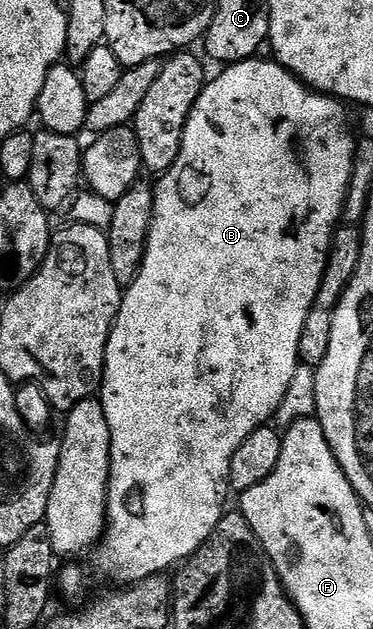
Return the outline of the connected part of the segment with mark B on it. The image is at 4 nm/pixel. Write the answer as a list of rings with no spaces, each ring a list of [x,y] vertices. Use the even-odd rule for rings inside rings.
[[[252,59],[249,61],[238,61],[235,65],[228,65],[215,78],[208,80],[203,86],[201,95],[185,123],[183,132],[183,142],[181,151],[173,163],[173,167],[167,173],[158,178],[159,185],[154,186],[155,190],[155,214],[151,220],[151,230],[147,240],[147,250],[145,259],[139,268],[139,274],[133,279],[133,283],[126,286],[123,294],[123,301],[119,305],[119,314],[115,320],[115,325],[109,335],[107,344],[107,354],[105,355],[105,367],[103,368],[103,383],[101,386],[101,400],[105,417],[109,419],[109,431],[111,432],[111,474],[107,480],[107,528],[103,534],[101,550],[103,549],[103,569],[107,573],[112,573],[120,582],[120,586],[126,587],[134,585],[137,581],[143,581],[147,577],[158,577],[166,574],[170,565],[178,566],[180,563],[191,557],[197,550],[204,545],[213,535],[217,523],[223,518],[225,506],[223,506],[223,496],[229,493],[229,467],[233,455],[237,455],[237,447],[253,435],[253,431],[264,428],[267,421],[276,416],[285,399],[285,391],[289,391],[289,383],[293,383],[293,375],[300,367],[299,344],[301,335],[305,327],[305,319],[317,299],[317,291],[323,282],[323,272],[327,269],[327,256],[331,254],[331,236],[335,234],[337,226],[340,224],[343,208],[347,203],[347,188],[351,185],[351,176],[353,175],[353,163],[355,162],[355,146],[357,136],[351,130],[351,117],[347,114],[348,106],[344,102],[327,96],[326,93],[316,93],[315,90],[307,88],[298,77],[293,76],[290,71],[274,59],[268,61],[259,61]]]

